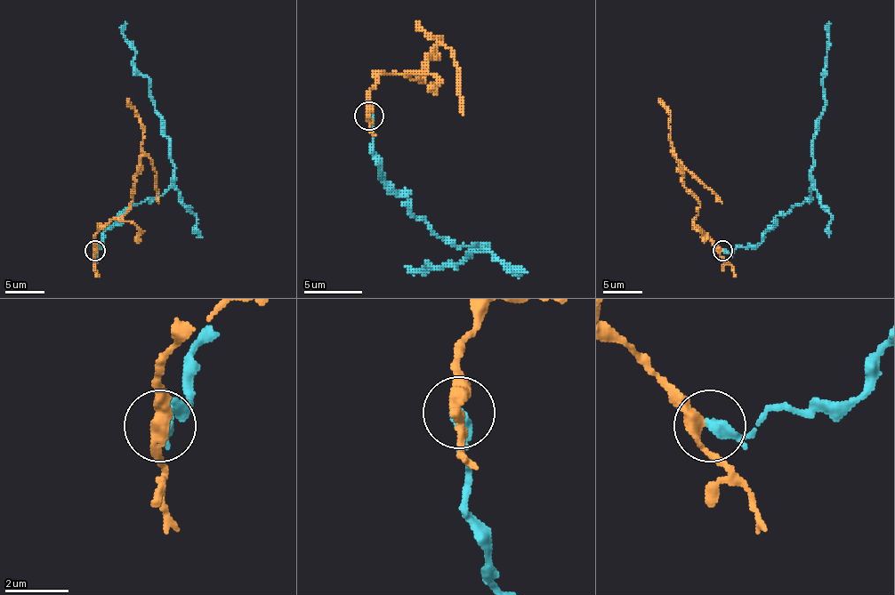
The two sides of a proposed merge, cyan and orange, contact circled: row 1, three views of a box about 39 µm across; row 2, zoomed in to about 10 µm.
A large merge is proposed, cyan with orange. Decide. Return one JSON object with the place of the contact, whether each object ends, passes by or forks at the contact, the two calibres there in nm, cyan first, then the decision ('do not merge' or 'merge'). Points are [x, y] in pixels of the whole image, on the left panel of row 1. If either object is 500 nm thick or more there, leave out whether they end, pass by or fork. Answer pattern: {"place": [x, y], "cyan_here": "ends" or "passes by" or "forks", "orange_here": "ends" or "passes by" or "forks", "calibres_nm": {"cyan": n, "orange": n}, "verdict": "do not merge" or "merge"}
{"place": [95, 250], "cyan_here": "passes by", "orange_here": "passes by", "calibres_nm": {"cyan": 320, "orange": 320}, "verdict": "do not merge"}

